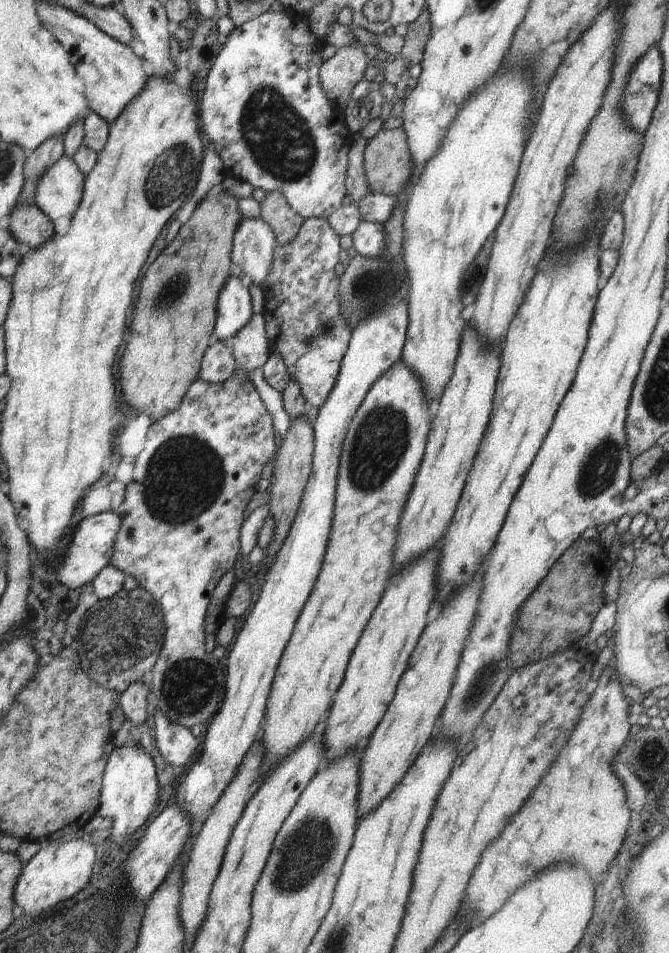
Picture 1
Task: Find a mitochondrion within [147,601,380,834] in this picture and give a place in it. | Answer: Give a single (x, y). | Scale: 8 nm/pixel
(187, 686)

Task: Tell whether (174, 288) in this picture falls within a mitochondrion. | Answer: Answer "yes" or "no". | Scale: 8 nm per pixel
yes

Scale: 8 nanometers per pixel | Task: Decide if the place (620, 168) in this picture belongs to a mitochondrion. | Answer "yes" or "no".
yes

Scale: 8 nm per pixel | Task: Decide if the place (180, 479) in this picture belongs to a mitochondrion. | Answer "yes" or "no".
yes

